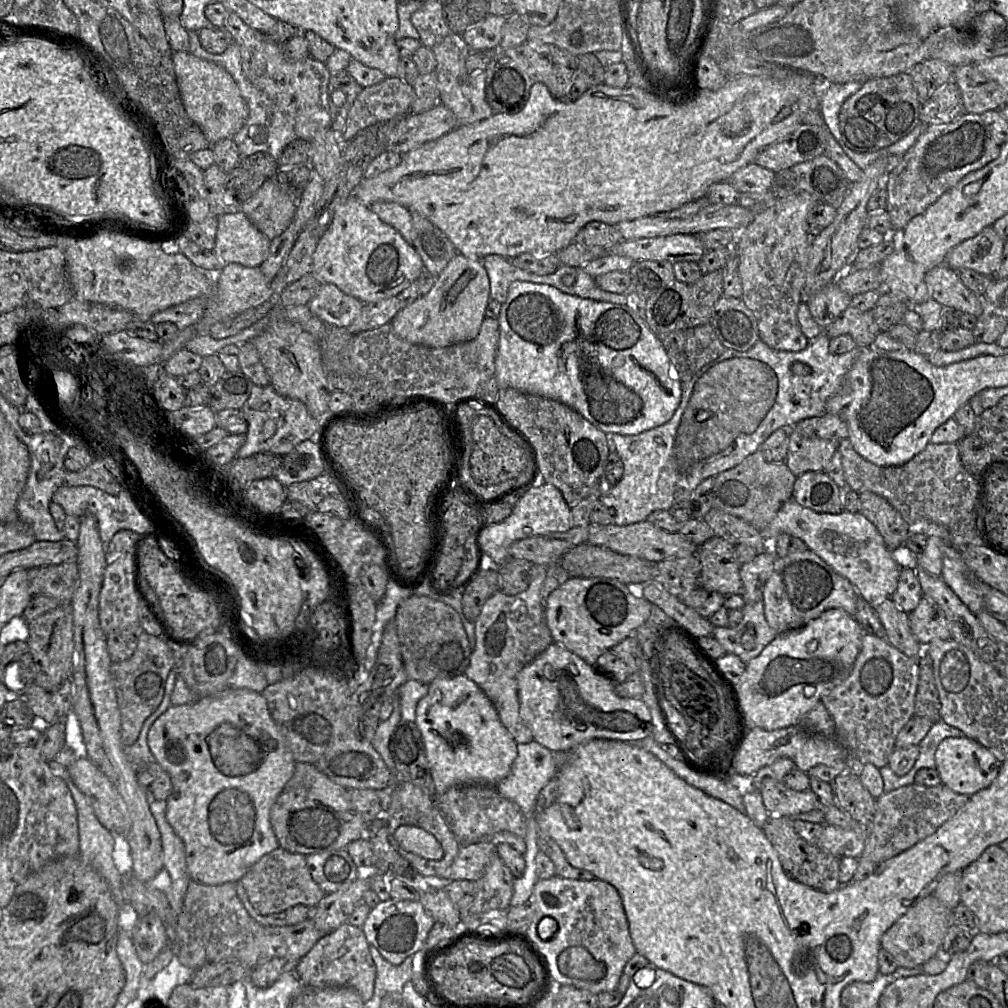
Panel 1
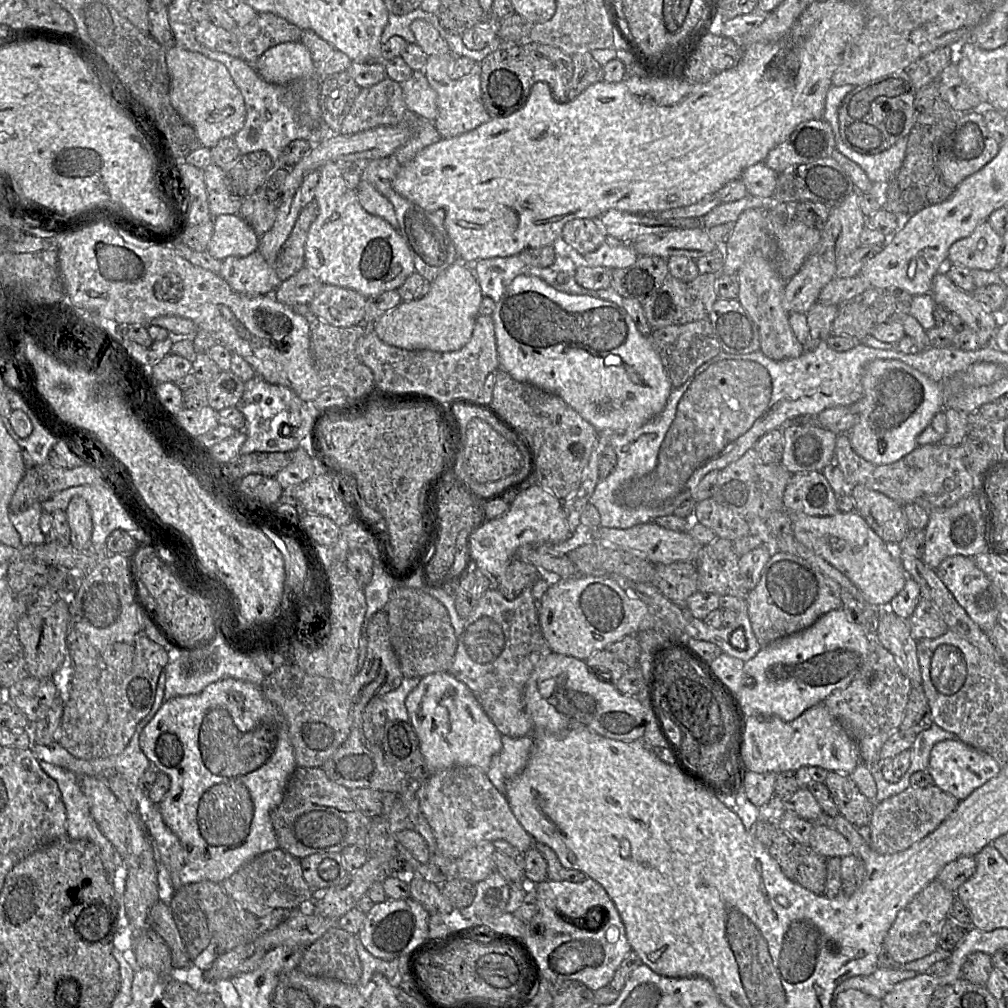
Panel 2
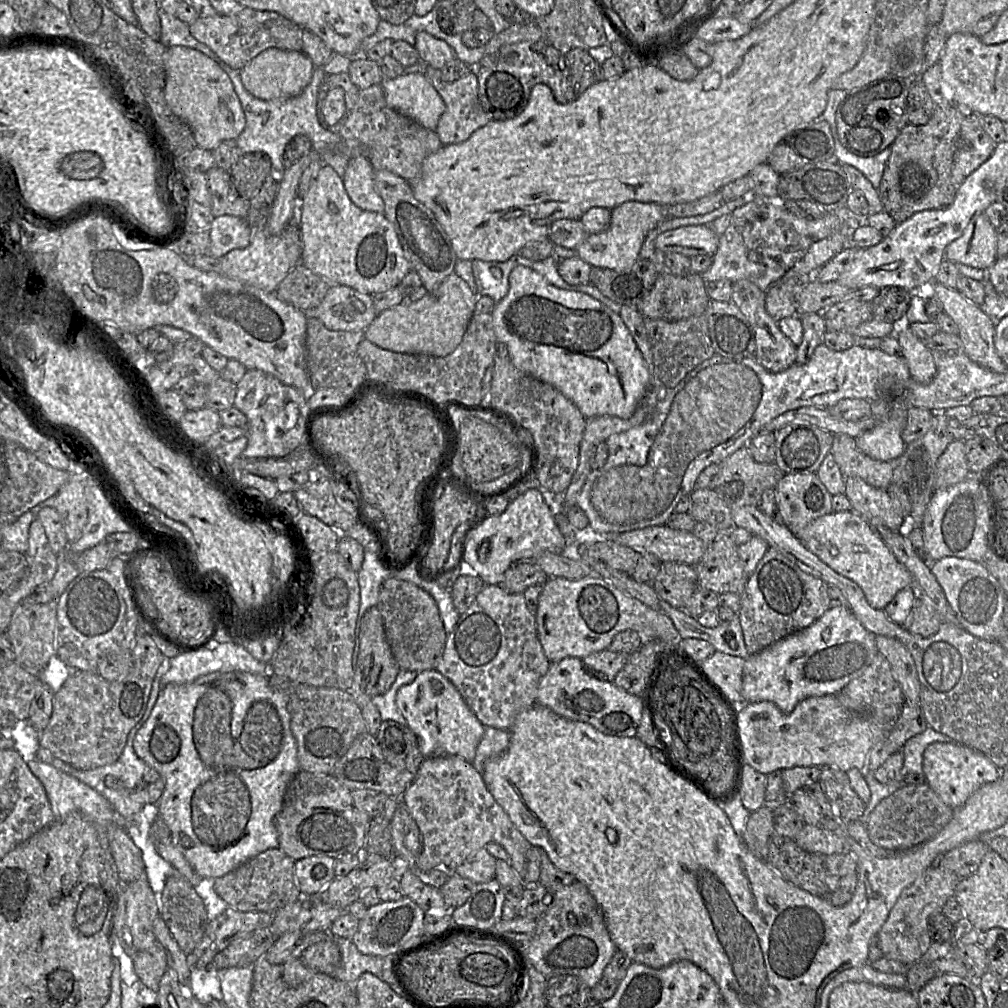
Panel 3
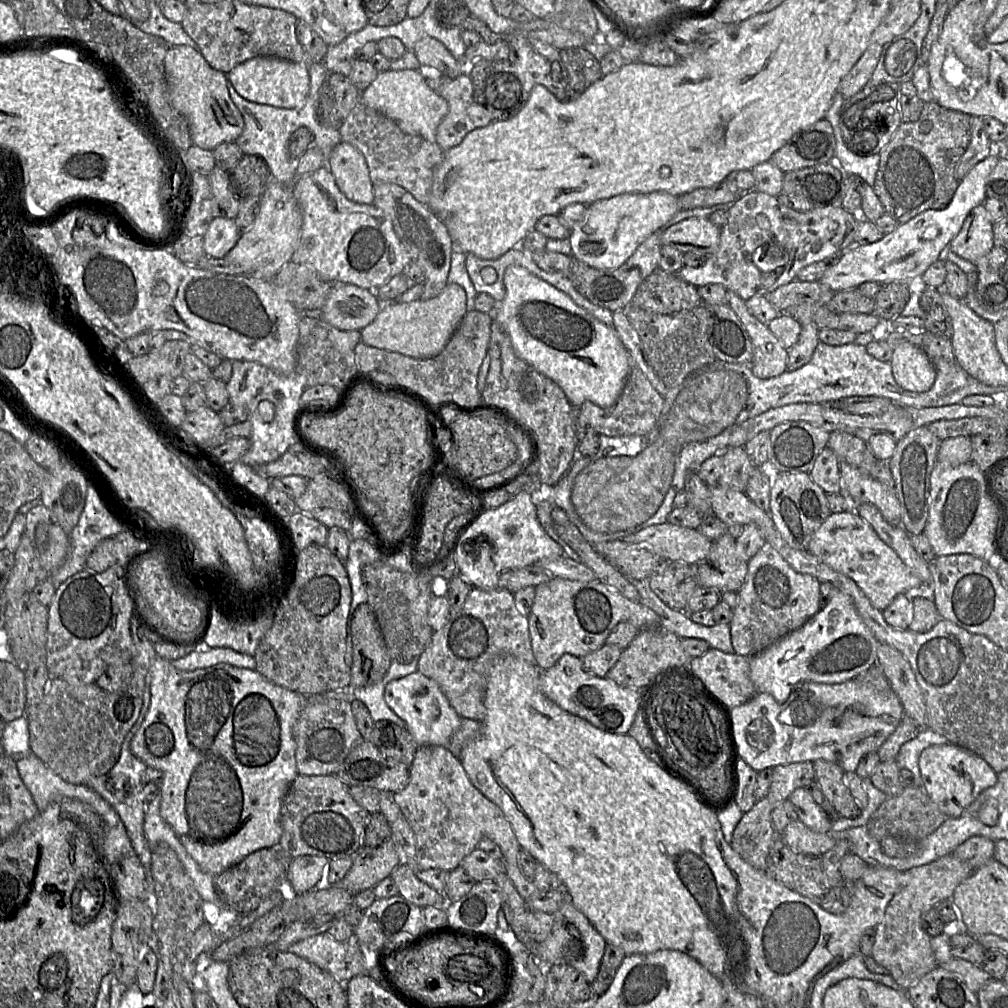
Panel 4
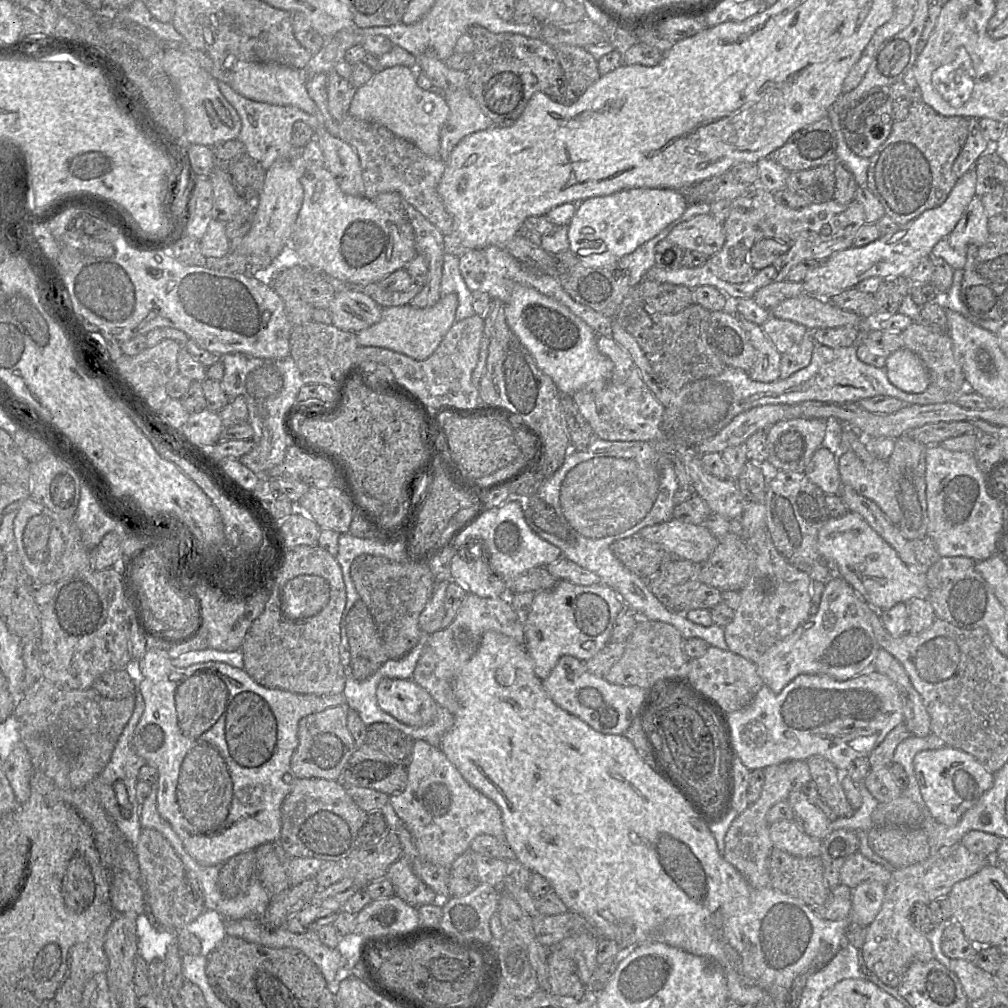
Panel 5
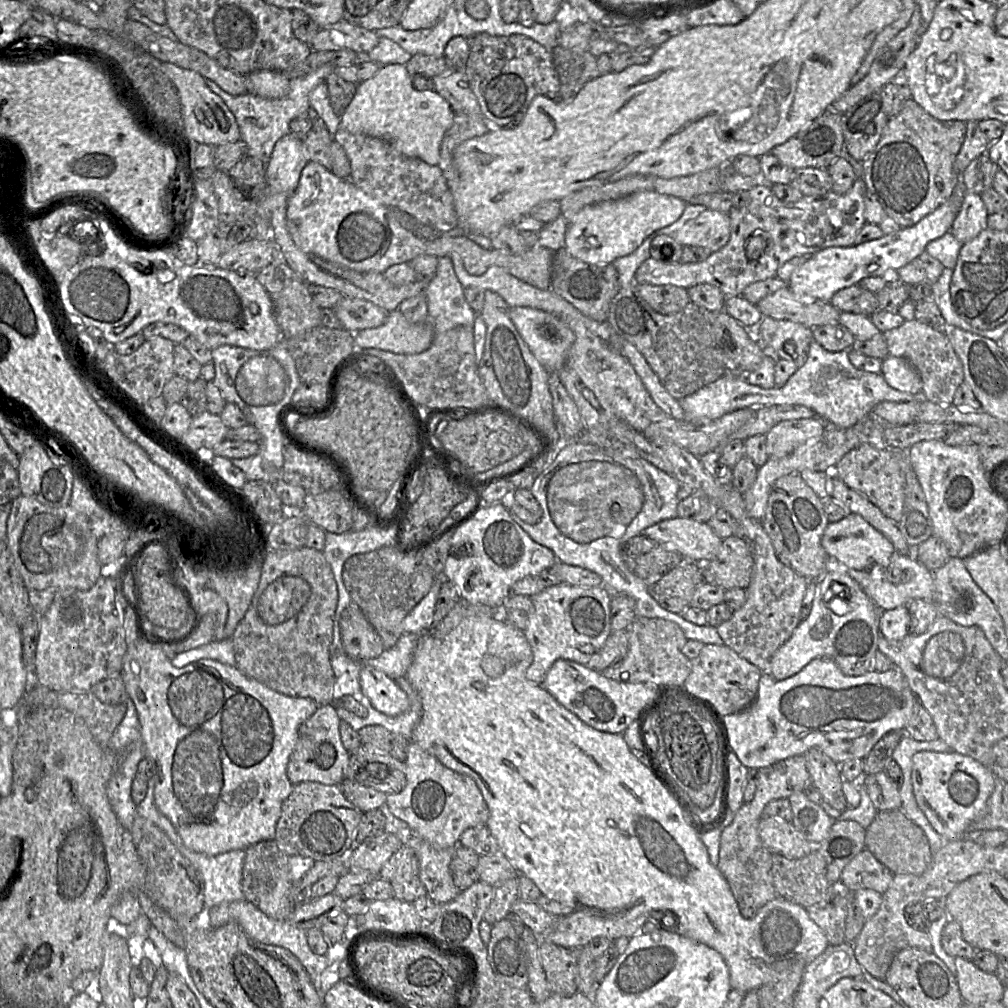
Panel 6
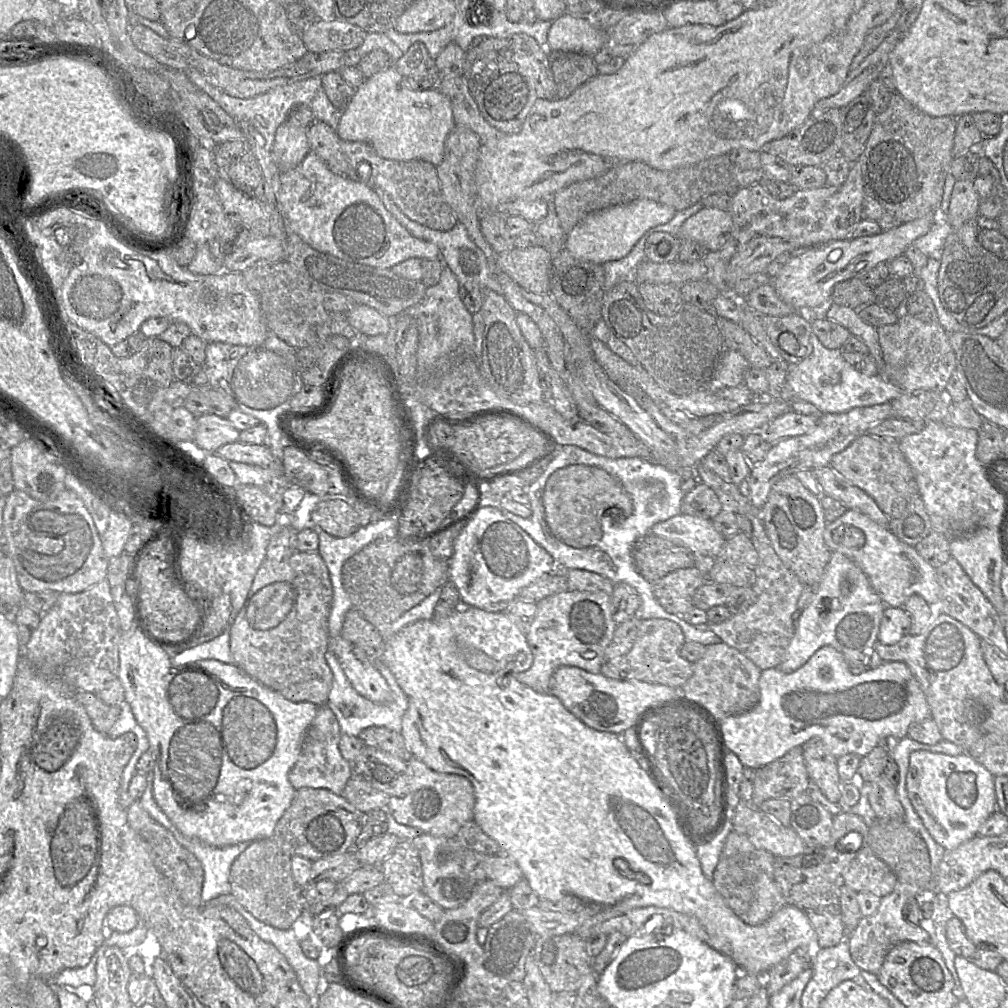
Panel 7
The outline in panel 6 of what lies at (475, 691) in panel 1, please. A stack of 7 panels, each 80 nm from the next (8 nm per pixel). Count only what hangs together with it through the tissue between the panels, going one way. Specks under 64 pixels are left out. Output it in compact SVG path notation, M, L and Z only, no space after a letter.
M362 665L360 685L373 707L388 716L398 716L410 707L408 695L394 679L371 666Z

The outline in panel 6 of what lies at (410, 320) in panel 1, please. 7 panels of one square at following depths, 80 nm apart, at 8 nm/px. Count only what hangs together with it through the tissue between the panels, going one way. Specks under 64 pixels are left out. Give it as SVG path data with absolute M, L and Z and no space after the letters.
M398 310L387 313L385 322L374 328L354 332L355 348L377 348L396 354L416 354L429 348L434 339L433 326L428 322L410 323Z

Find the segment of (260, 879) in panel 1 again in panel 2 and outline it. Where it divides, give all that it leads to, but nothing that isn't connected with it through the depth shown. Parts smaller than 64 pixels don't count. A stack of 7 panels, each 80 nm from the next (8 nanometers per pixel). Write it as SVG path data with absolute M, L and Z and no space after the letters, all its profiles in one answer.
M277 848L253 858L220 885L234 903L257 916L279 908L297 909L311 903L313 897L303 878L300 860Z

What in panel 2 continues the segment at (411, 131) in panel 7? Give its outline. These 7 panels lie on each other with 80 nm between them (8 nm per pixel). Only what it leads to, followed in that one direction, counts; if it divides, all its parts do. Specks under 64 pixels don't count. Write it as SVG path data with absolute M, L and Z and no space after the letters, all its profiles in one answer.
M412 76L401 83L403 98L409 110L433 122L438 114L438 98L427 80L416 81Z

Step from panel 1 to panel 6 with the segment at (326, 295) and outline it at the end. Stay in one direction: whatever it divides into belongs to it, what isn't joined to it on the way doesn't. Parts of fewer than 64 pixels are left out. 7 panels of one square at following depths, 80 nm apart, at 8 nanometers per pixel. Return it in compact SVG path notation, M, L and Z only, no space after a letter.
M348 297L340 300L333 309L343 328L350 332L378 327L385 322L388 313L371 301Z

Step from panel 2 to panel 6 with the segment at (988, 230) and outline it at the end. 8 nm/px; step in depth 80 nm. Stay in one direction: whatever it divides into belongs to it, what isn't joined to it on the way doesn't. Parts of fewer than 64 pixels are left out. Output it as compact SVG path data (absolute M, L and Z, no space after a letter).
M965 191L951 233L961 244L971 241L987 228L988 213L981 196Z

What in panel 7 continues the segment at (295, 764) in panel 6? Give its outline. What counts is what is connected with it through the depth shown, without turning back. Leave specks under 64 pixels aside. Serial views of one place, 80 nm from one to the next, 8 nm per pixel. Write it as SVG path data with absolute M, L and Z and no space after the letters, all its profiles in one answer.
M326 704L318 706L305 734L299 757L288 773L289 782L295 790L317 788L327 789L337 795L342 794L352 774L350 763L343 758L338 748L340 736L340 727L332 710Z

